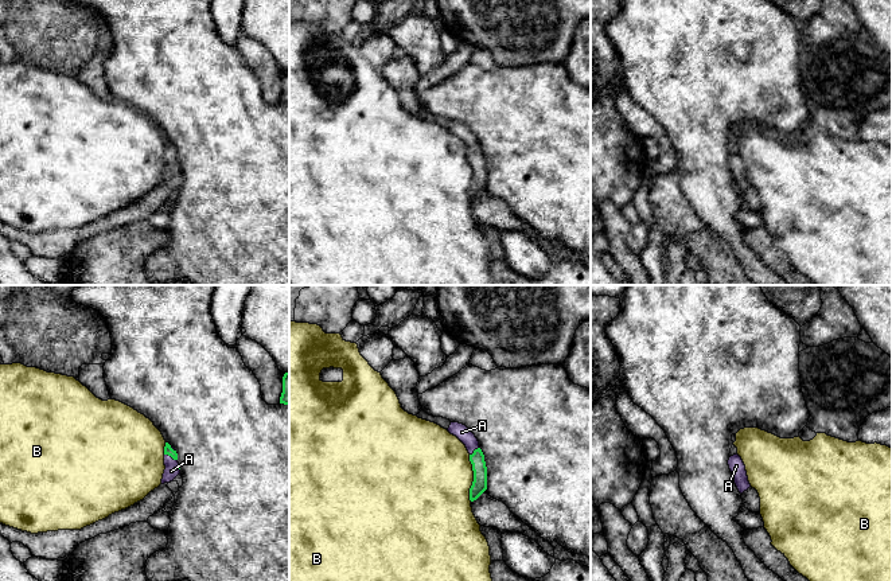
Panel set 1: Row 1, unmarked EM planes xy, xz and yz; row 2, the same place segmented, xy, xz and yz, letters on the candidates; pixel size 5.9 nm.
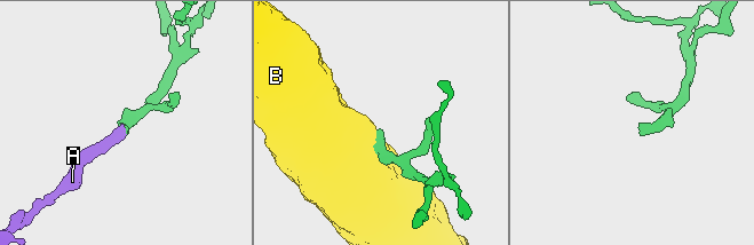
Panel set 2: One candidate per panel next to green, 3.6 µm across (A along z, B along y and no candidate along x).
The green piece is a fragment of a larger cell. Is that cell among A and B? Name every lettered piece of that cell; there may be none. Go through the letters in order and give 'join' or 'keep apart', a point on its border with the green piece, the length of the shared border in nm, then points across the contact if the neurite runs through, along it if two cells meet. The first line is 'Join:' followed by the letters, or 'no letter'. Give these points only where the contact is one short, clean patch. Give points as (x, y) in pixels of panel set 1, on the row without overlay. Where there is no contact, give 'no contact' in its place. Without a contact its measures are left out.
Join: A
A: join; meets green in xy at (171, 155); contact 90 nm long; runs through xy (168, 149), (171, 155), (171, 170)
B: keep apart; meets green in xz at (474, 176); contact 280 nm long; border along xz (468, 153), (472, 170), (471, 199)

